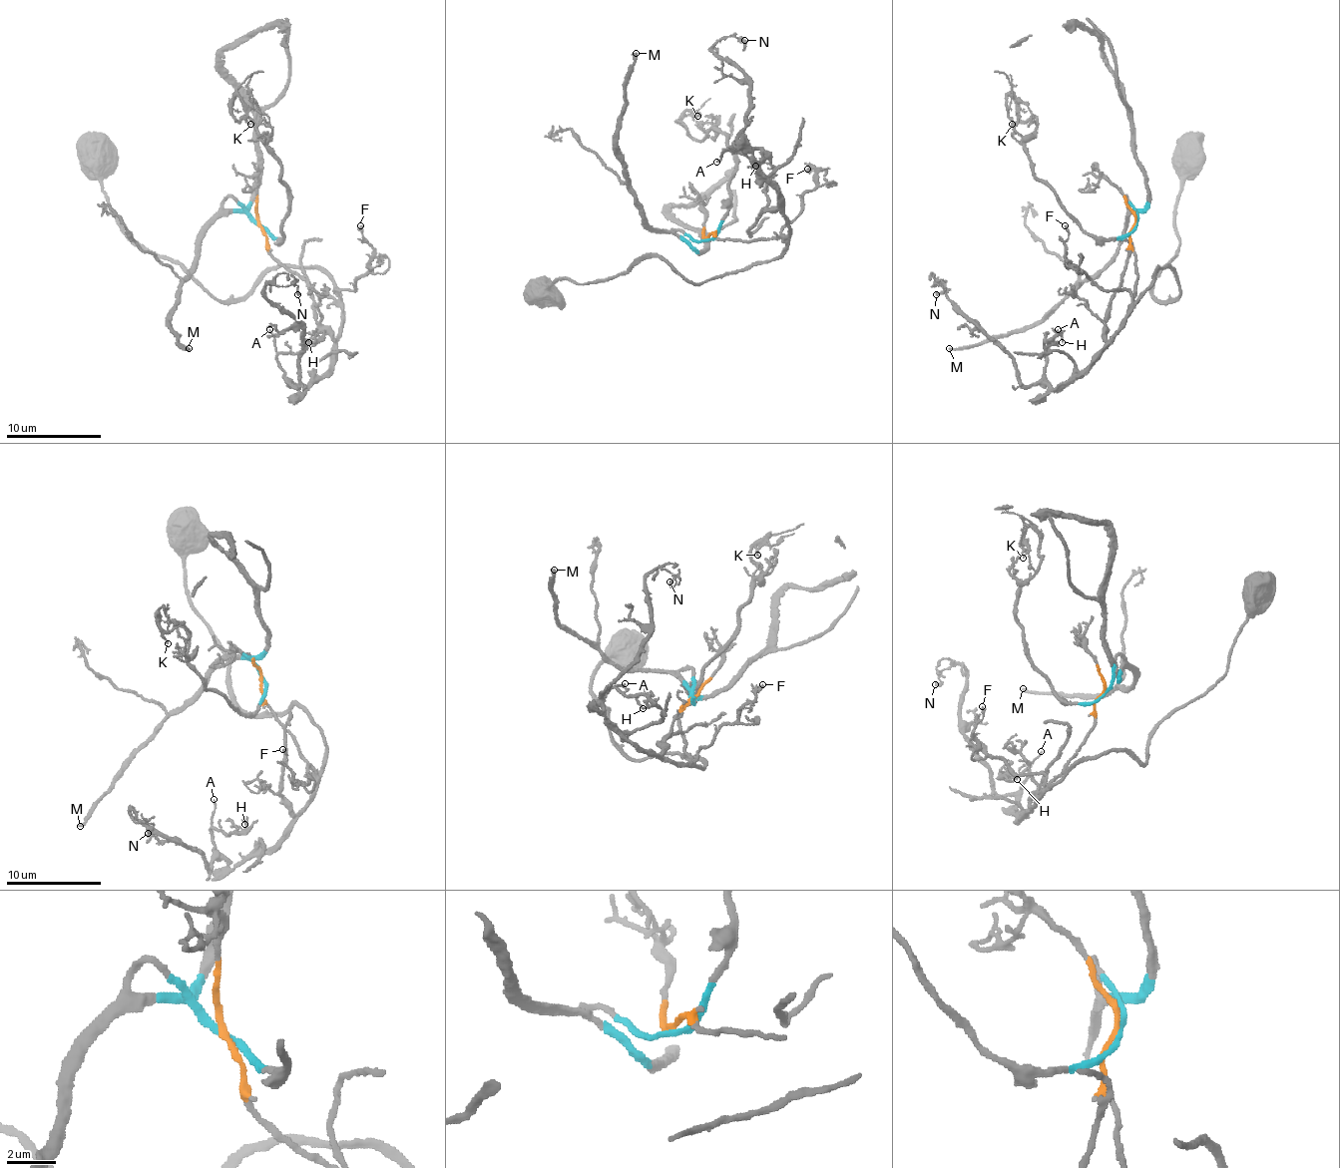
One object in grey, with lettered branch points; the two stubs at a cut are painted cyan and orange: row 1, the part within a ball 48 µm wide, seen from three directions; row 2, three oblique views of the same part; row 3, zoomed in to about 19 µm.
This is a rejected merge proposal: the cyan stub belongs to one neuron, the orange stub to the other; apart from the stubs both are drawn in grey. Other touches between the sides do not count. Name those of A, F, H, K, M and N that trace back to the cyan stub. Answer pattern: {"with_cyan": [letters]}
{"with_cyan": ["K", "M"]}

